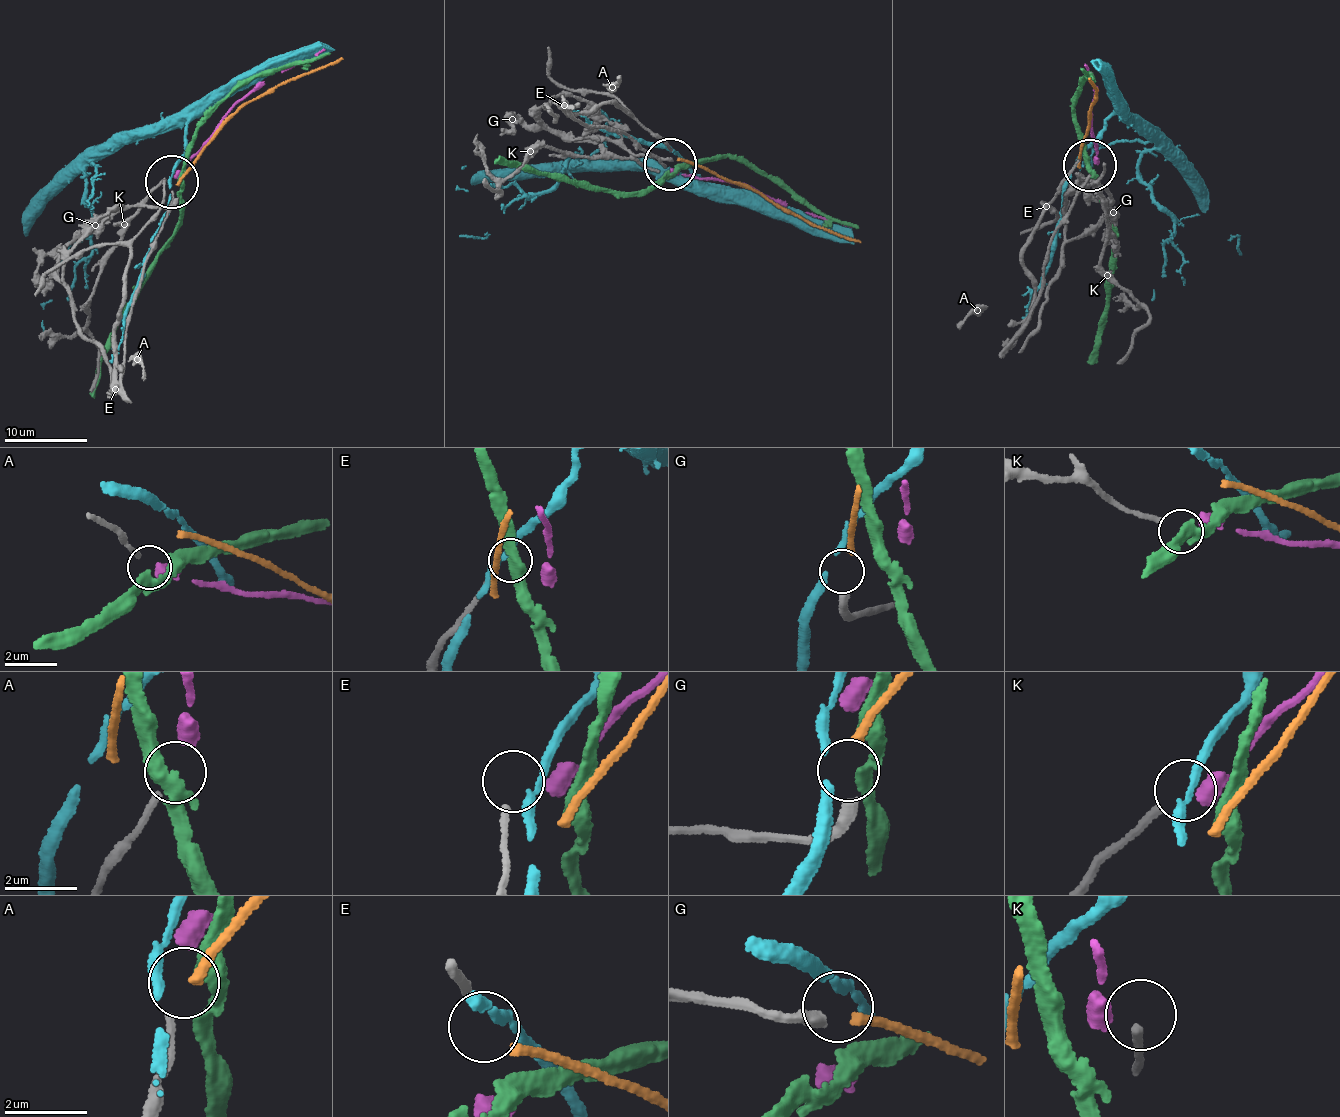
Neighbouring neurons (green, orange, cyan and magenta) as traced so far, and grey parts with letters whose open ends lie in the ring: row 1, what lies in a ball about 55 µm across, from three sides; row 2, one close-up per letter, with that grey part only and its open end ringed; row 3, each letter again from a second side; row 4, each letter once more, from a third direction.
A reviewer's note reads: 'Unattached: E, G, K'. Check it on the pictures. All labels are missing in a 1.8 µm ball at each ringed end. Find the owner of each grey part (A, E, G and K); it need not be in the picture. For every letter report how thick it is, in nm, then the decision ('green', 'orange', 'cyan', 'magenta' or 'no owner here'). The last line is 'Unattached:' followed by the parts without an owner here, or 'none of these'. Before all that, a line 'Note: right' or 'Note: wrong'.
Note: wrong
A: 170 nm thick; magenta
E: 170 nm thick; no owner here
G: 320 nm thick; orange
K: 220 nm thick; no owner here
Unattached: E, K

